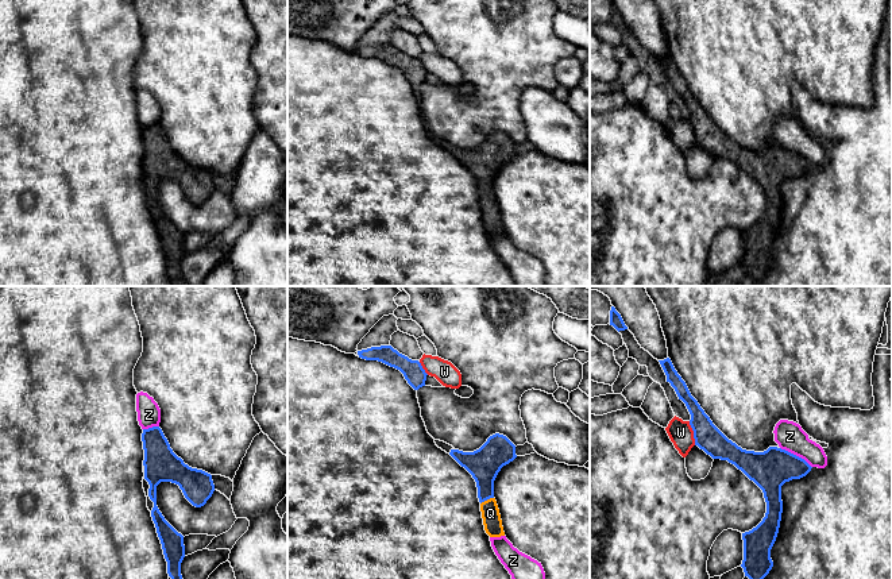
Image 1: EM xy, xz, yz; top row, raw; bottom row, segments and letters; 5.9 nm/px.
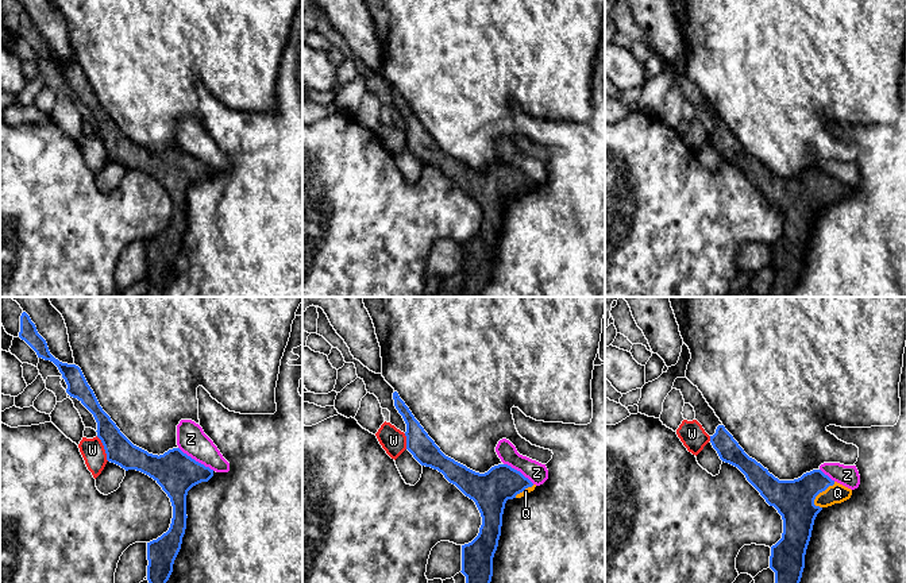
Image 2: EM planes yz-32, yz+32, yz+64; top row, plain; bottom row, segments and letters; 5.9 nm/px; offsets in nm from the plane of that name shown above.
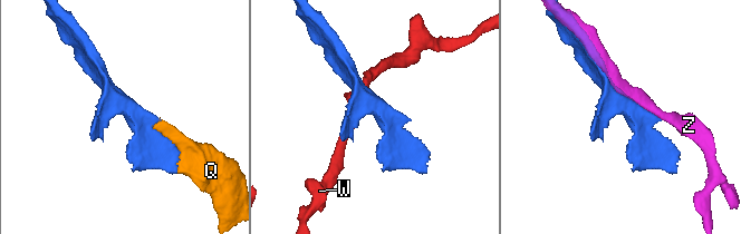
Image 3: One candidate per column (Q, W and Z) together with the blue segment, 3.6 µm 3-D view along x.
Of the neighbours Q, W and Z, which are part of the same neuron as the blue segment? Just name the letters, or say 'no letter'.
Q

